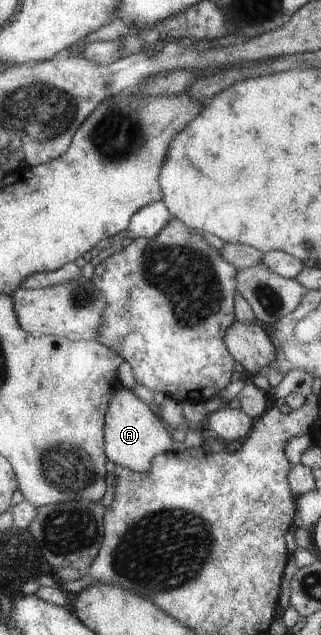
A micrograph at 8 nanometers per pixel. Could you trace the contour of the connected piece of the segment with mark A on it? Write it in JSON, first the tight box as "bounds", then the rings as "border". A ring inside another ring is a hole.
{"bounds":[103,389,172,473],"border":[[[122,389],[109,400],[104,417],[103,453],[105,457],[116,466],[124,467],[135,473],[149,473],[151,460],[157,455],[172,450],[172,436],[167,433],[166,426],[162,424],[155,408],[147,406],[138,400],[132,390]]]}

